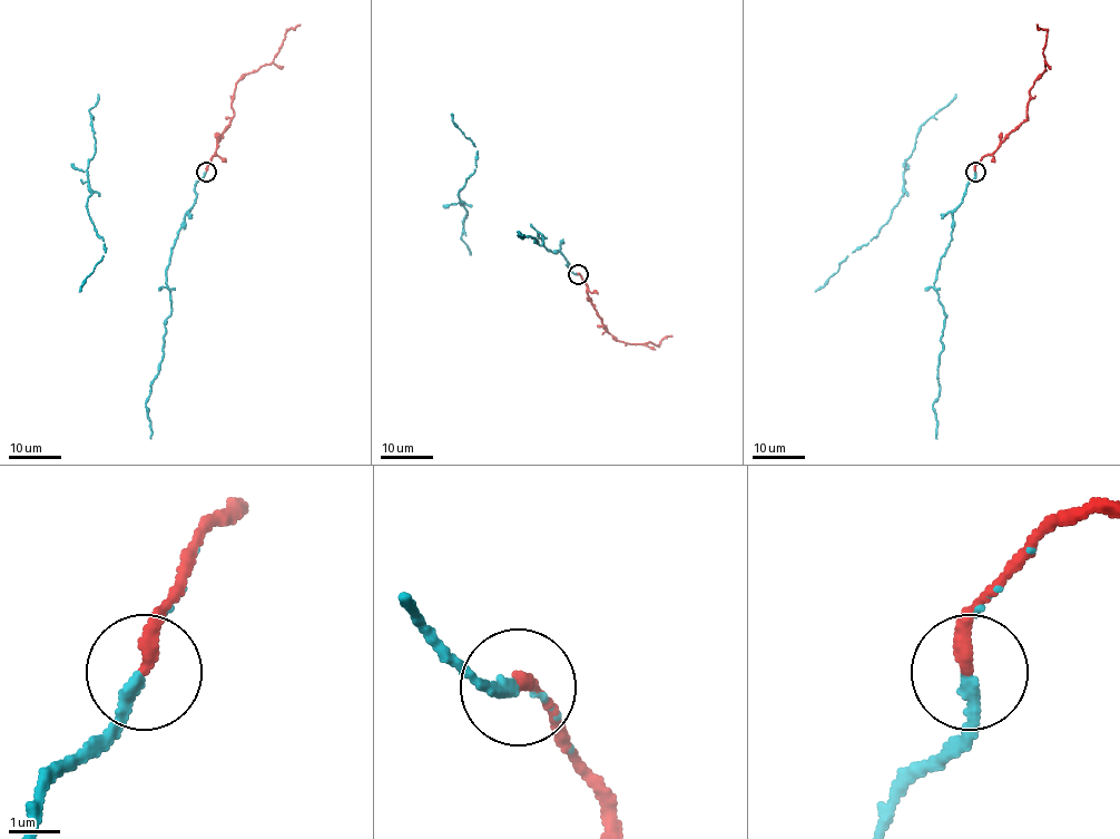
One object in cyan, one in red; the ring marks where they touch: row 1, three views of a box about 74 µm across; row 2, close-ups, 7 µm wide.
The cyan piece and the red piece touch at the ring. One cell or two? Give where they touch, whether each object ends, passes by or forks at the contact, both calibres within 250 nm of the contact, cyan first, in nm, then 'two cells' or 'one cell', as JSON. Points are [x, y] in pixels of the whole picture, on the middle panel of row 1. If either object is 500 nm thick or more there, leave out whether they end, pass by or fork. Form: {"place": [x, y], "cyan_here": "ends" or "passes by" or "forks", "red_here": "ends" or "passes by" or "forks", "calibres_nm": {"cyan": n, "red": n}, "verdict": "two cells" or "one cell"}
{"place": [578, 274], "cyan_here": "passes by", "red_here": "ends", "calibres_nm": {"cyan": 170, "red": 280}, "verdict": "one cell"}

